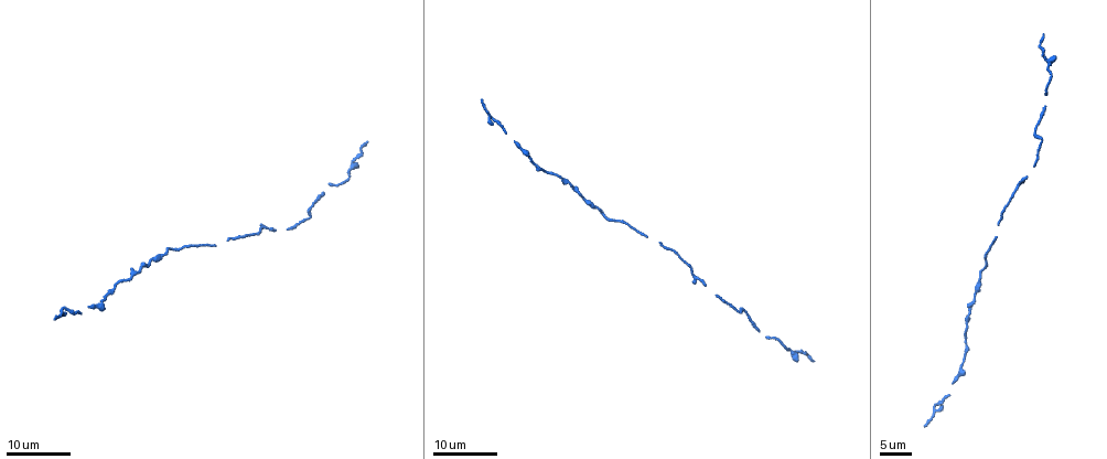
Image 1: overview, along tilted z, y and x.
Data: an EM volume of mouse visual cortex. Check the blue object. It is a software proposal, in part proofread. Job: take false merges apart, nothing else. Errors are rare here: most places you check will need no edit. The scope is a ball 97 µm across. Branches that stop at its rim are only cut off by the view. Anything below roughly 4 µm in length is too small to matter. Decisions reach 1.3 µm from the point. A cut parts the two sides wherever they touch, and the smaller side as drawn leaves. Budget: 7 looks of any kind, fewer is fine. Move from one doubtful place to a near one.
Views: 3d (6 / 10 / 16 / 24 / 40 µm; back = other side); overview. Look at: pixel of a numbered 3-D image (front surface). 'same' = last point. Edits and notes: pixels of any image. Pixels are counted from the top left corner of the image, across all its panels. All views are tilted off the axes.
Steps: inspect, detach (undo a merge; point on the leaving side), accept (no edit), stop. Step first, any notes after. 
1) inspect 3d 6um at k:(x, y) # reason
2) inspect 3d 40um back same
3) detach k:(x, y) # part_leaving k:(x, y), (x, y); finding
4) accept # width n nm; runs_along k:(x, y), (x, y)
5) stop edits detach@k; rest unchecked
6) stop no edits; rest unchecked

inspect 3d 16um at 1:(131, 279) # calibre changes

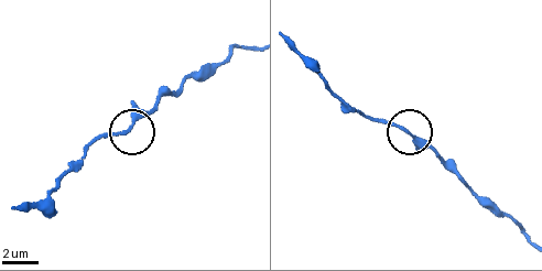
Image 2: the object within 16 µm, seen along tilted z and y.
inspect 3d 10um at 2:(128, 128)

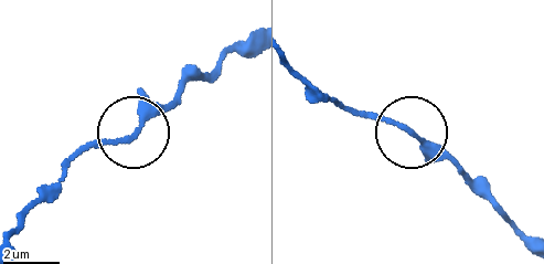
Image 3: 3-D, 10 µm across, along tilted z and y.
inspect 3d 10um back at 3:(135, 131)

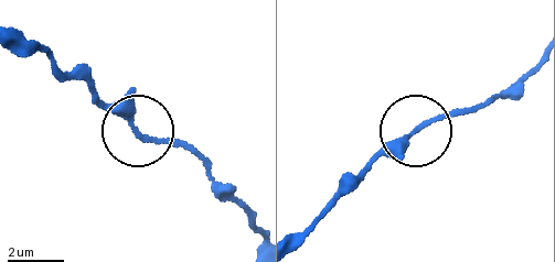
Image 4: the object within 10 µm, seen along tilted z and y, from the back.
accept # runs_along 4:(296, 239), (341, 188), (404, 135), (488, 100); one neuron here

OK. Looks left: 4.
inspect 3d 16um at 1:(735, 309) # sudden change in width

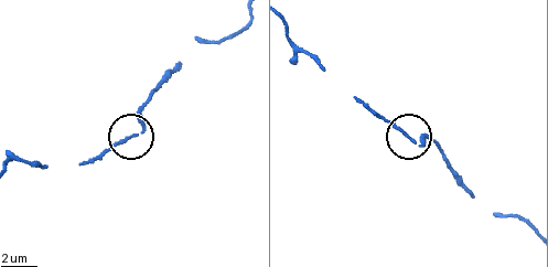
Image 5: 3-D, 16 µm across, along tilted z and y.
inspect 3d 10um at 5:(133, 137)

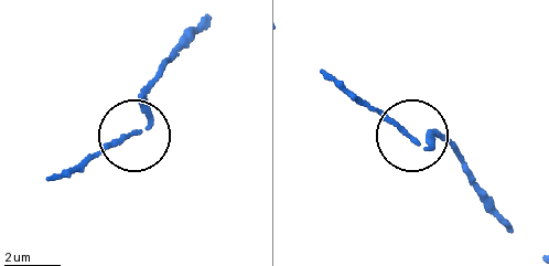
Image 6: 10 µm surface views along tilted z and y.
inspect 3d 10um back at 6:(130, 131) # other side

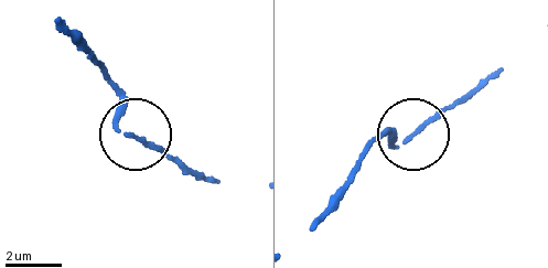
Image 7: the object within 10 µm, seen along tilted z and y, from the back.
accept # one neuron here

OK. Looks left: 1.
stop no edits; rest unchecked

